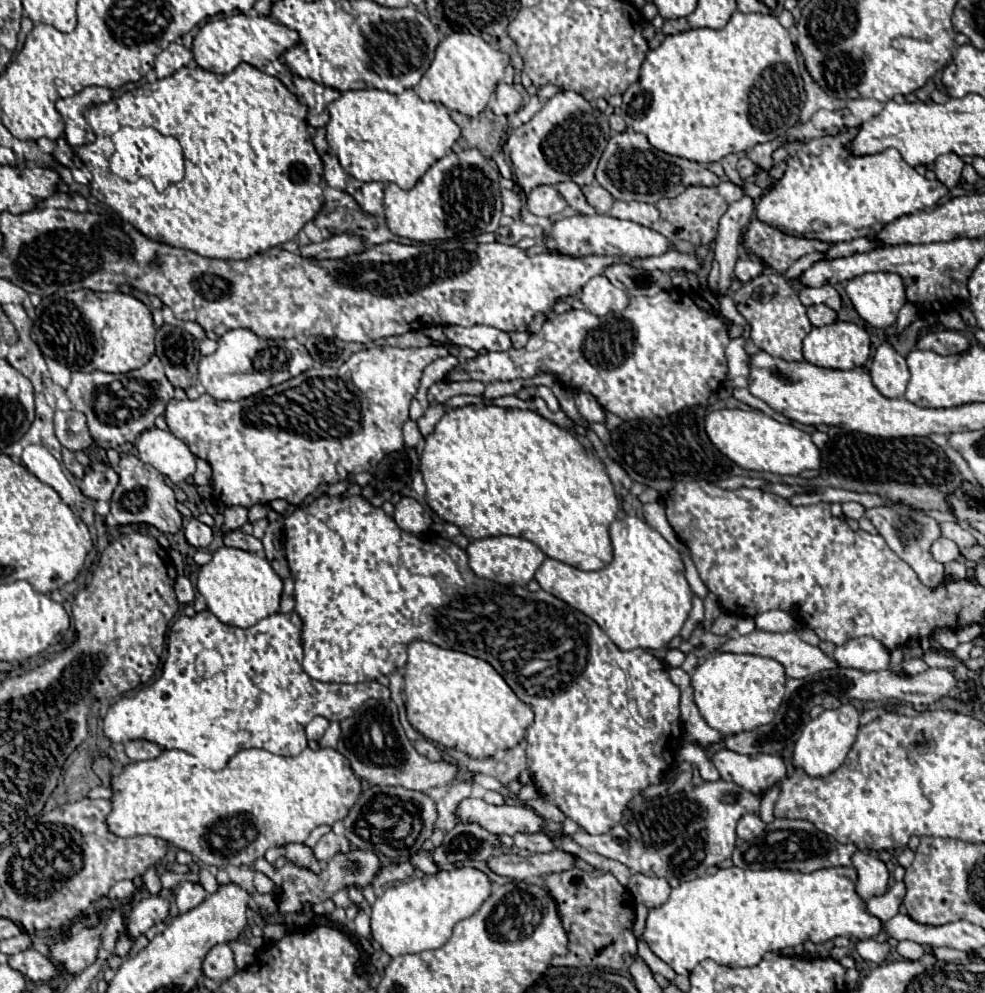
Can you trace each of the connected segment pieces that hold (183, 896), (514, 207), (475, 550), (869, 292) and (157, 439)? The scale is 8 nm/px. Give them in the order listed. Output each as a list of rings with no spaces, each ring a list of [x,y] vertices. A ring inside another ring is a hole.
[[[184,881],[178,891],[176,891],[176,905],[178,905],[178,911],[180,913],[186,913],[194,907],[198,907],[204,899],[206,899],[206,891],[202,885],[198,883],[190,883],[190,881]]]
[[[502,189],[502,201],[504,201],[504,215],[518,219],[520,217],[520,209],[522,209],[522,199],[518,193]]]
[[[508,535],[472,541],[466,553],[470,557],[470,567],[478,577],[490,579],[502,585],[520,585],[520,587],[526,587],[534,579],[538,567],[546,559],[546,555],[532,541],[522,537],[508,537]]]
[[[864,273],[864,275],[848,281],[846,293],[848,293],[854,309],[858,311],[858,315],[876,329],[886,329],[886,327],[894,325],[898,311],[906,303],[904,285],[896,273]]]
[[[148,429],[138,439],[138,457],[166,475],[172,483],[180,483],[194,475],[196,457],[190,453],[188,445],[174,437],[170,431]]]

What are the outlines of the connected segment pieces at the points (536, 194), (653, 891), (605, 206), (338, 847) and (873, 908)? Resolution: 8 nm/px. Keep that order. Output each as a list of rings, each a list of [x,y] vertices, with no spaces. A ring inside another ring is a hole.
[[[540,185],[530,191],[530,195],[526,199],[526,207],[528,207],[528,211],[532,211],[538,217],[556,219],[566,209],[566,201],[562,199],[562,195],[558,195],[556,187]]]
[[[632,875],[628,883],[628,891],[632,893],[636,903],[642,903],[648,909],[654,909],[666,903],[670,895],[670,885],[666,879],[660,879],[660,877]]]
[[[592,183],[592,185],[584,185],[582,191],[584,191],[588,203],[592,207],[596,207],[598,213],[608,213],[610,211],[610,207],[614,203],[614,197],[604,187],[600,187],[598,183]]]
[[[326,833],[318,845],[314,847],[314,857],[318,861],[328,861],[332,859],[336,853],[342,853],[342,851],[350,851],[350,843],[344,835],[336,835],[336,833]]]
[[[894,883],[892,887],[888,887],[888,891],[884,895],[876,895],[872,899],[866,901],[866,909],[870,915],[878,917],[880,921],[888,921],[898,913],[898,907],[904,899],[906,887],[904,883]]]

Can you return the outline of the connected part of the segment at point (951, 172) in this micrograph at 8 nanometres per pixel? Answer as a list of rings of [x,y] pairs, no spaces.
[[[948,153],[948,155],[942,155],[942,157],[936,159],[934,173],[936,173],[936,177],[938,177],[940,183],[944,183],[948,189],[952,189],[960,181],[962,167],[964,167],[964,161],[958,155]]]

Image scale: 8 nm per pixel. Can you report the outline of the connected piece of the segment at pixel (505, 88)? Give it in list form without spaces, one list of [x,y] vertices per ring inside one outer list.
[[[500,83],[488,103],[496,115],[514,115],[522,107],[522,95],[506,83]]]

